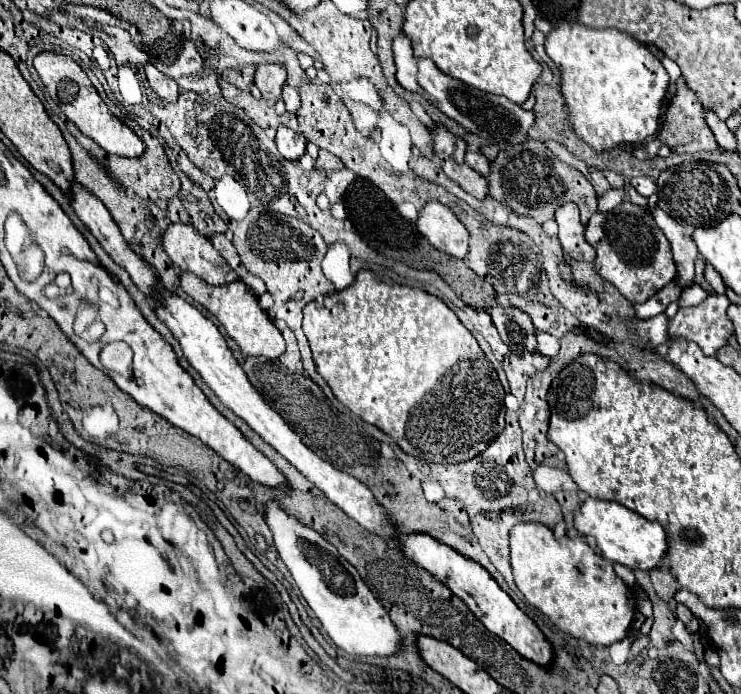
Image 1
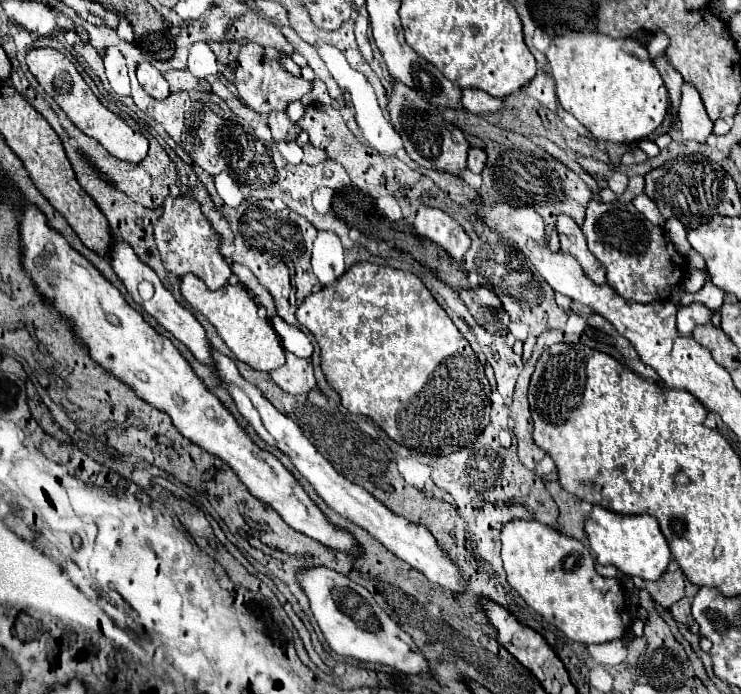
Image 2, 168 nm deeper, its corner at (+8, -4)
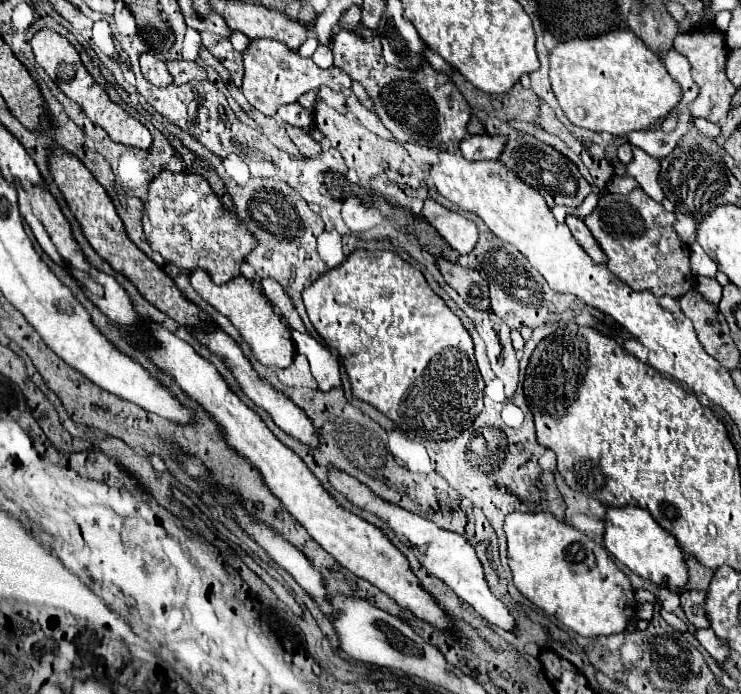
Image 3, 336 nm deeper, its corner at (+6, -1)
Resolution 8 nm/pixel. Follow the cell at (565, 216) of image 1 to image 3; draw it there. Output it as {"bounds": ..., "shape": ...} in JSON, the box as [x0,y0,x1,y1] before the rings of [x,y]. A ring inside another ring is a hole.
{"bounds":[566,216,606,264],"shape":[[[574,216],[566,218],[566,224],[572,232],[572,236],[576,238],[576,242],[586,250],[586,254],[596,262],[596,264],[606,264],[606,254],[600,250],[598,242],[594,240],[594,236],[590,234],[590,230],[586,228],[586,224]]]}

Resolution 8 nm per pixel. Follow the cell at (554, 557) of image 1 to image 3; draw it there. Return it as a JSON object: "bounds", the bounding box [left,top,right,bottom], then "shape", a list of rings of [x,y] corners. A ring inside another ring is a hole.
{"bounds":[504,512,637,636],"shape":[[[514,512],[506,516],[504,532],[508,536],[508,564],[514,574],[514,586],[540,610],[556,616],[580,636],[610,636],[626,630],[637,606],[630,578],[614,564],[608,552],[574,526],[556,520],[550,512]]]}

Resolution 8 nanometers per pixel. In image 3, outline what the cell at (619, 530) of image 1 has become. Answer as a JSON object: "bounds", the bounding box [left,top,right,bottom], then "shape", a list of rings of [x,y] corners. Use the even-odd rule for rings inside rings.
{"bounds":[604,506,688,590],"shape":[[[624,506],[624,508],[608,508],[606,512],[606,534],[604,534],[606,550],[628,566],[634,574],[652,580],[658,586],[666,586],[672,590],[682,590],[688,580],[688,568],[682,556],[682,550],[676,538],[666,532],[650,512],[638,506]]]}

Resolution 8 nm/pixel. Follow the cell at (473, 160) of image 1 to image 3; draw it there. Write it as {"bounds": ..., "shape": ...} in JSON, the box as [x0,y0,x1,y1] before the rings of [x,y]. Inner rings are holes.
{"bounds":[460,134,506,160],"shape":[[[476,134],[460,142],[460,150],[466,160],[498,160],[504,146],[506,136],[502,134]]]}

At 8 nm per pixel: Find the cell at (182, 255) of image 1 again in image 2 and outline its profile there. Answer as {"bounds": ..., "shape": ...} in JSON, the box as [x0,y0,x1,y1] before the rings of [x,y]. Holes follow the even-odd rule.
{"bounds":[154,197,232,289],"shape":[[[166,197],[164,213],[162,213],[160,221],[154,225],[154,239],[160,249],[164,267],[178,277],[182,277],[186,273],[194,273],[210,289],[220,289],[222,285],[226,285],[228,277],[232,275],[230,265],[218,251],[220,237],[216,235],[212,225],[202,215],[200,205],[190,197],[178,197],[176,201],[172,201],[172,197]]]}

